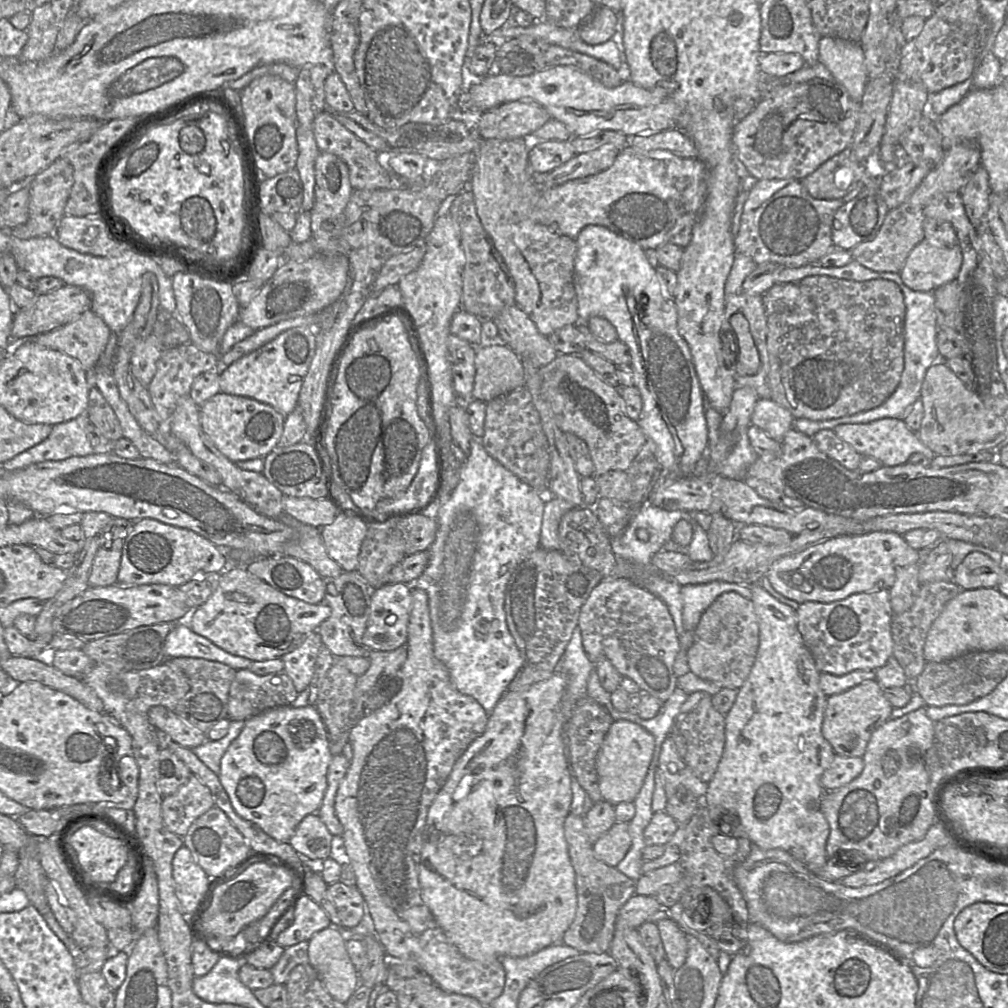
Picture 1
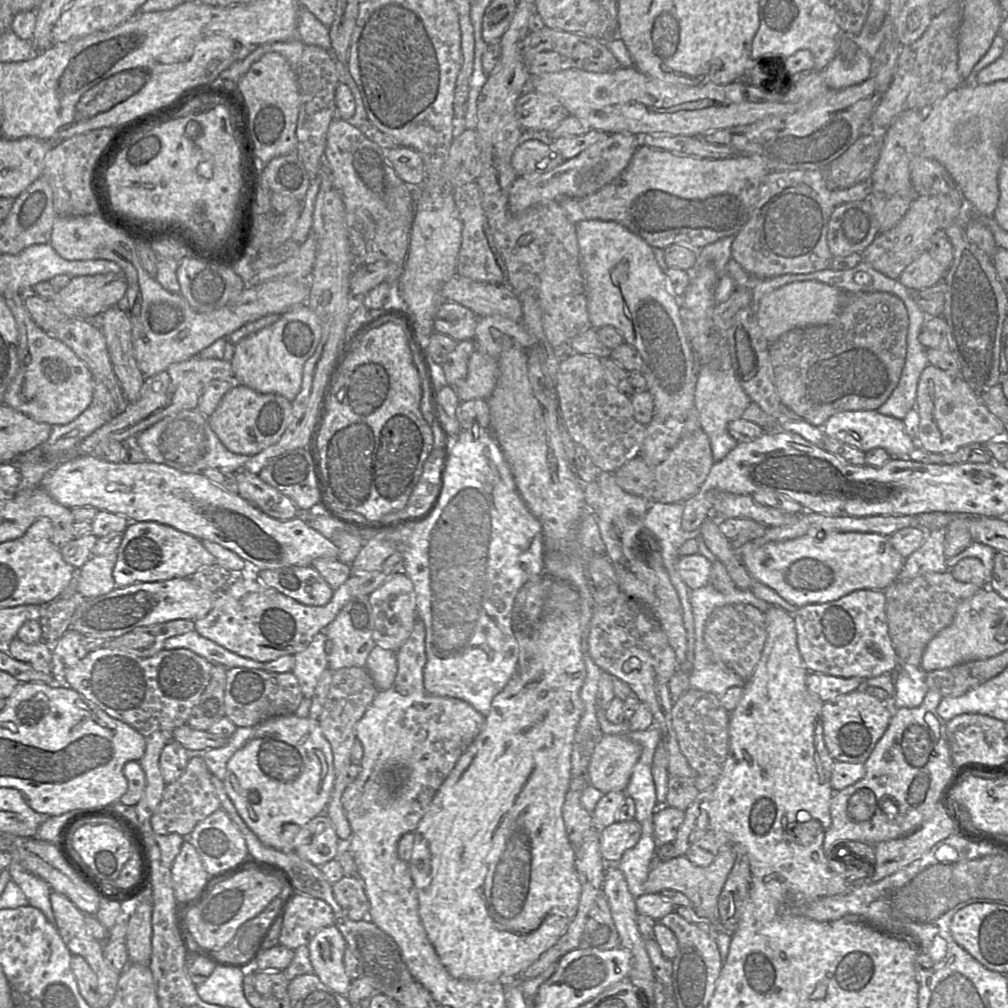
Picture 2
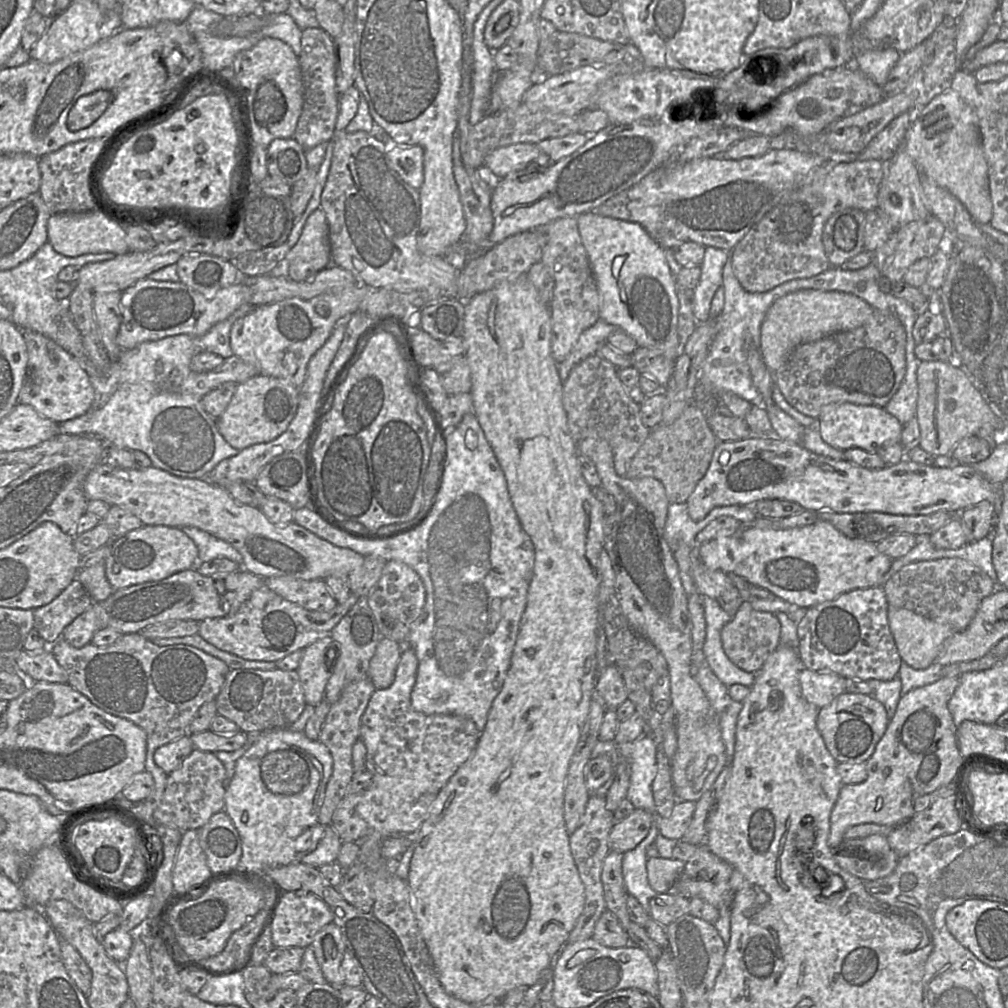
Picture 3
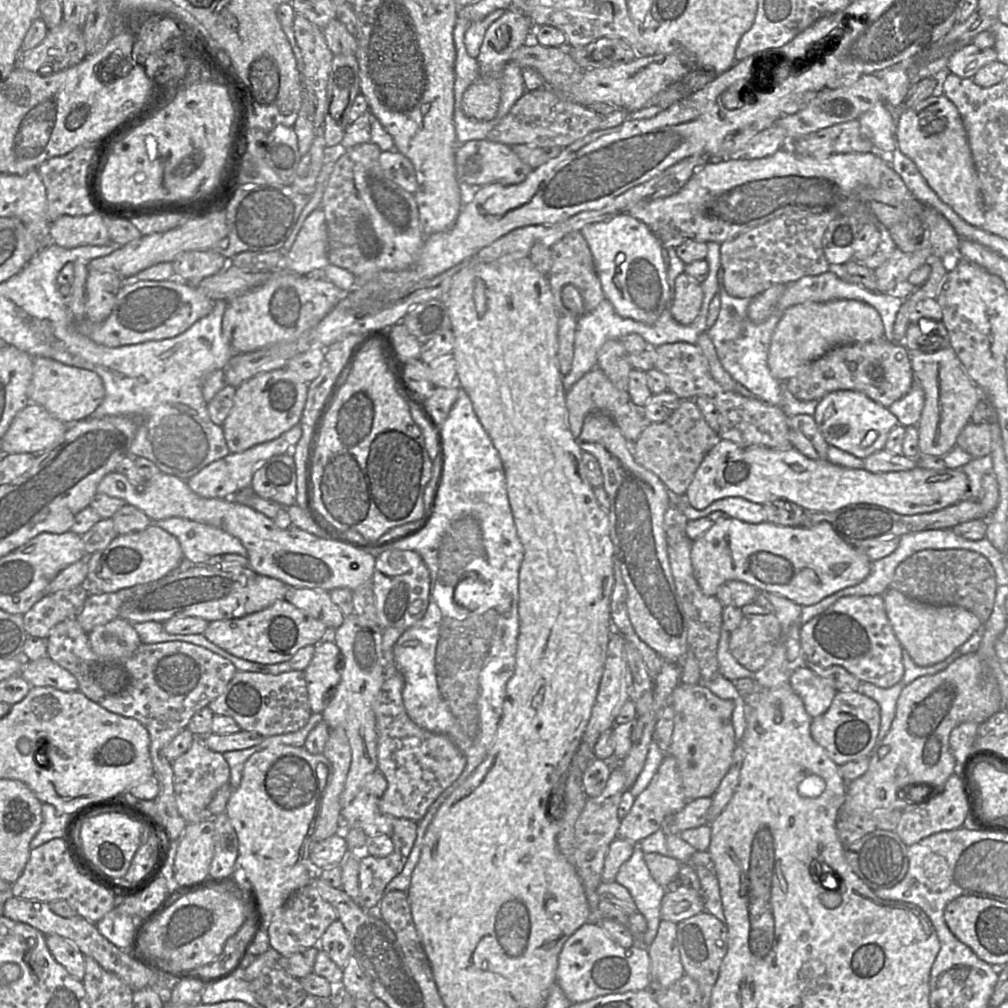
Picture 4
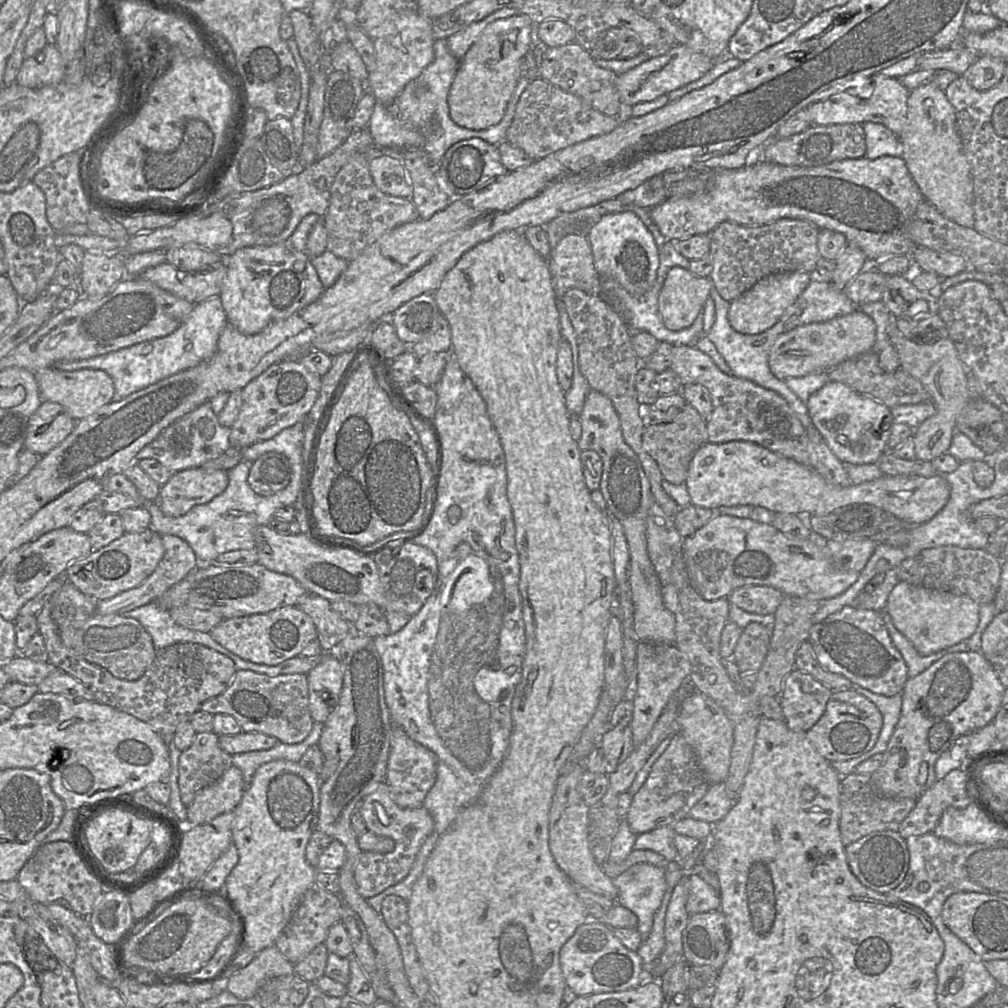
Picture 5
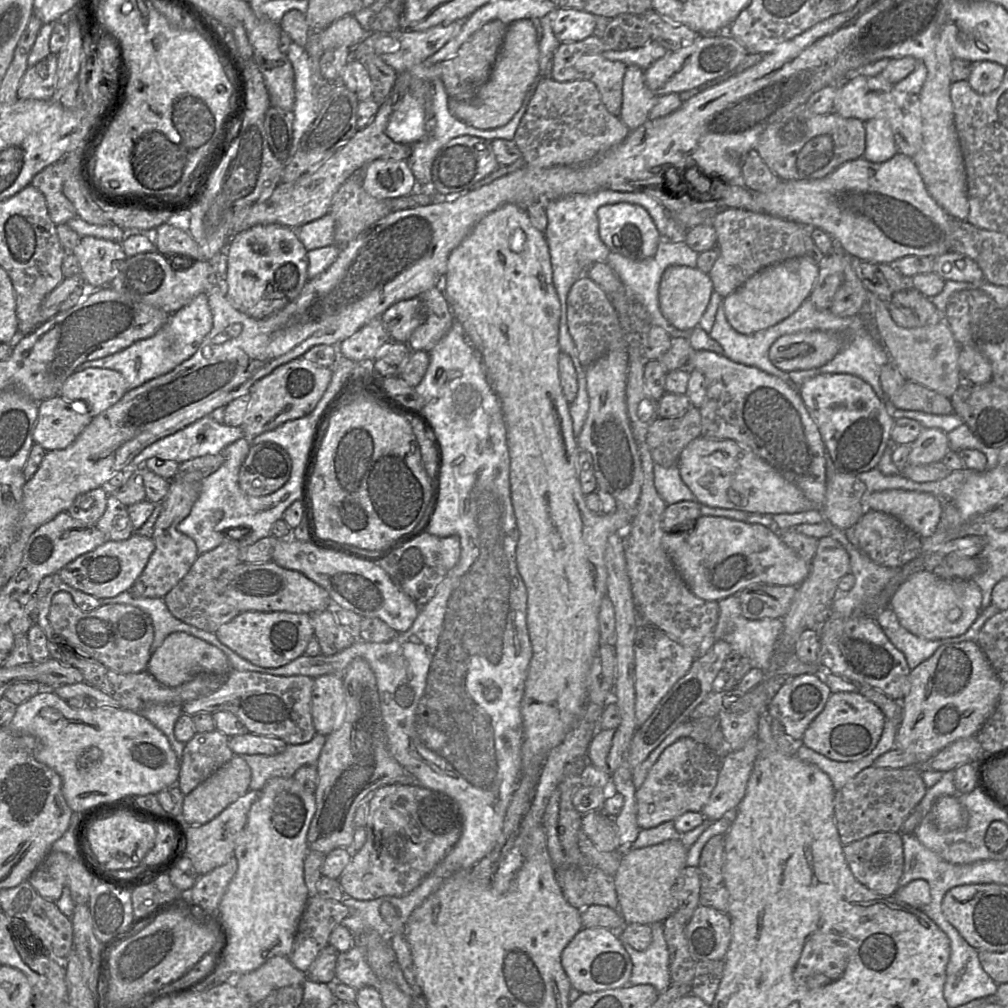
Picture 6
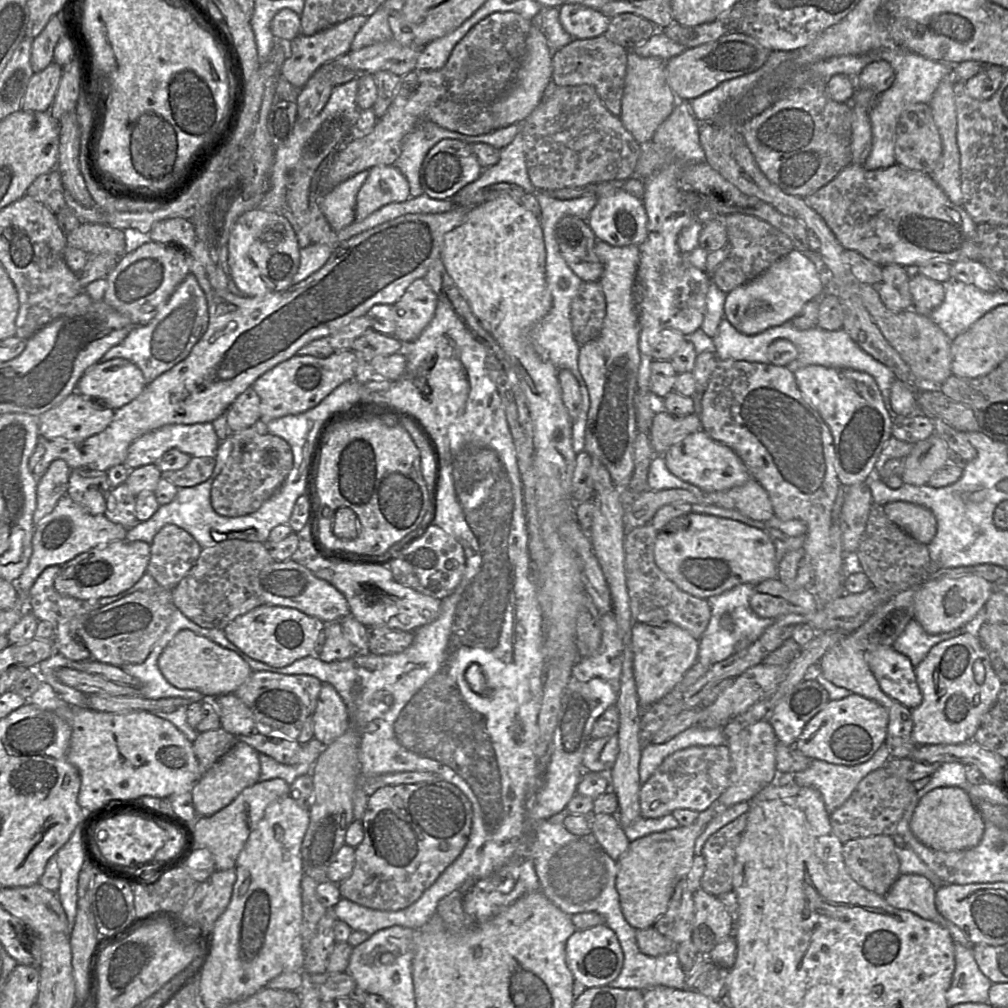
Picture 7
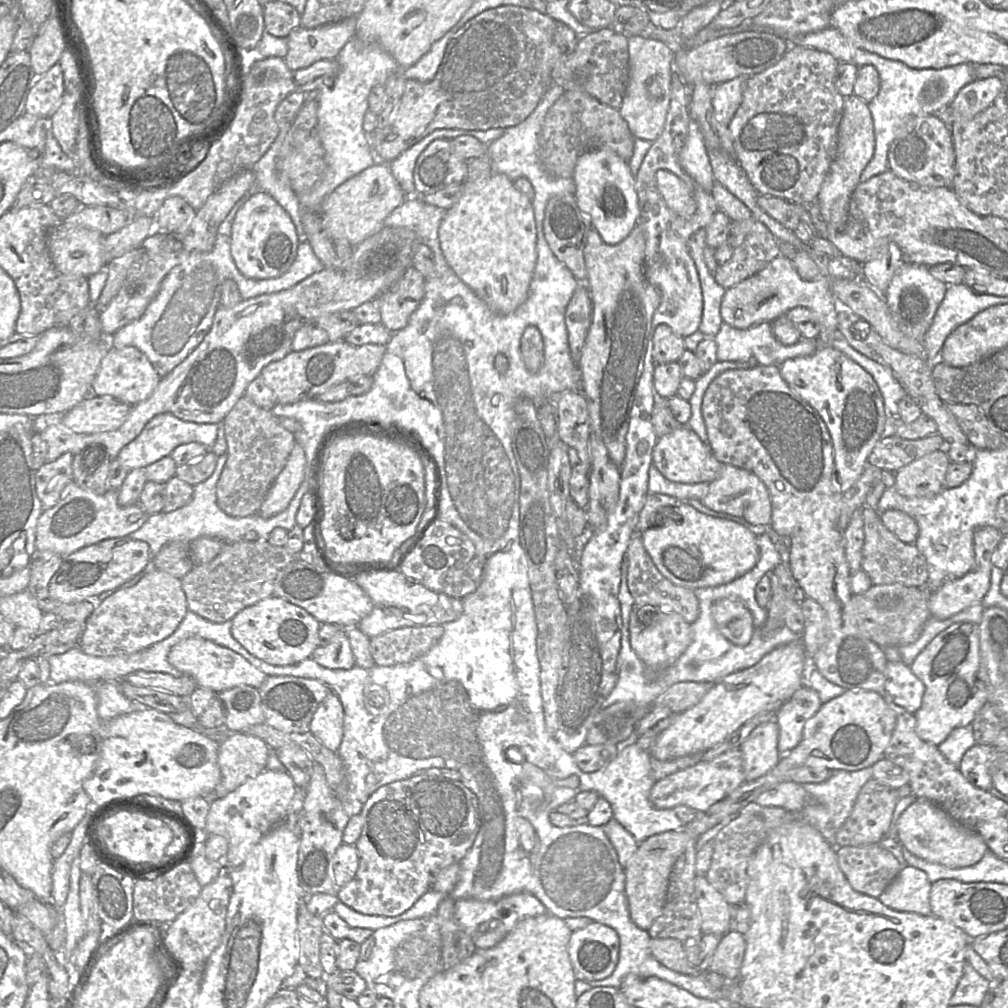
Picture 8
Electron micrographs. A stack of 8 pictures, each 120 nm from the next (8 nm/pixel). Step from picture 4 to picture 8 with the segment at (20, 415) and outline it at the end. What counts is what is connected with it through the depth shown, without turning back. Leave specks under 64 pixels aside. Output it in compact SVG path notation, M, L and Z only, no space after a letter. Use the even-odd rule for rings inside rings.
M90 395L61 415L60 422L76 433L114 431L125 422L131 407L111 396Z

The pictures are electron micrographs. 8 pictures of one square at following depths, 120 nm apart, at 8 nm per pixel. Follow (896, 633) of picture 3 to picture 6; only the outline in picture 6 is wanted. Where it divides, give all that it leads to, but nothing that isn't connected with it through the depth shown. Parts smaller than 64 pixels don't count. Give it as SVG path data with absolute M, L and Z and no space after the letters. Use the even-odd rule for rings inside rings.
M920 571L908 577L889 605L901 626L910 633L927 640L939 640L964 634L978 618L981 603L982 593L973 579L945 579Z

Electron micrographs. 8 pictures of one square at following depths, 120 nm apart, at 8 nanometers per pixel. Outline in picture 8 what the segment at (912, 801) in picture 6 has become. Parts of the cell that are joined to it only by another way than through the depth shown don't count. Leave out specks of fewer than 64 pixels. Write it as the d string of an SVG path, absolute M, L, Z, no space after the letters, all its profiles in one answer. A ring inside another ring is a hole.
M869 779L861 788L853 809L835 836L835 847L879 844L887 833L894 809L900 799L898 791Z

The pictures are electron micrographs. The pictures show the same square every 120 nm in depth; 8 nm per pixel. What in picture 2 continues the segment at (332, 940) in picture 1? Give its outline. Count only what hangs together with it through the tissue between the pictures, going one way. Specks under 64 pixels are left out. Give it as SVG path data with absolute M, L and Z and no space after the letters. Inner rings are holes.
M336 926L322 928L308 944L309 957L314 973L327 987L346 995L351 979L343 963L347 944Z

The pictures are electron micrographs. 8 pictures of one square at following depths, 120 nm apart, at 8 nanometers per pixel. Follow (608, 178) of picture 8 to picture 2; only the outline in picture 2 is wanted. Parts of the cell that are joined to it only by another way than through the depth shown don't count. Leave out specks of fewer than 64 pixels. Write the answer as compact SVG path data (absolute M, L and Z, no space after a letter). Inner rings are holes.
M583 220L575 224L575 231L591 327L614 327L639 352L643 360L640 372L653 397L656 417L681 420L684 433L701 428L694 404L694 351L680 317L679 298L671 291L652 247L612 221Z

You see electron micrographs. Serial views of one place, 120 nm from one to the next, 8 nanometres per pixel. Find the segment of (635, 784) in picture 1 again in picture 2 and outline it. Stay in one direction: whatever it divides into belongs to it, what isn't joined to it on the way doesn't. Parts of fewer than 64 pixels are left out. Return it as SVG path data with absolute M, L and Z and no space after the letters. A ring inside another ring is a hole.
M603 734L597 741L587 766L587 783L606 794L624 792L632 770L642 753L637 742Z

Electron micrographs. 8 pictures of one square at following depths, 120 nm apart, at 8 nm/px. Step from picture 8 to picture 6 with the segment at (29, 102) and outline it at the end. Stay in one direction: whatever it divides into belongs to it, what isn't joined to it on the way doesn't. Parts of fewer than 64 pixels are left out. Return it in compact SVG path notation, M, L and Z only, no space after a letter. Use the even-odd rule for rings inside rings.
M50 53L36 65L28 67L21 79L18 99L49 100L57 97L58 57Z

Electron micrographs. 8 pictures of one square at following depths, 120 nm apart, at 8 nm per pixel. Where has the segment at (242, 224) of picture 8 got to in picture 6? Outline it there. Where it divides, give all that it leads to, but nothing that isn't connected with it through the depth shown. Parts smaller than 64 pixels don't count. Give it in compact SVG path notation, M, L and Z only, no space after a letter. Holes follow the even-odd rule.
M260 224L234 235L227 245L223 290L231 304L244 314L263 319L296 299L308 281L307 250L295 229Z

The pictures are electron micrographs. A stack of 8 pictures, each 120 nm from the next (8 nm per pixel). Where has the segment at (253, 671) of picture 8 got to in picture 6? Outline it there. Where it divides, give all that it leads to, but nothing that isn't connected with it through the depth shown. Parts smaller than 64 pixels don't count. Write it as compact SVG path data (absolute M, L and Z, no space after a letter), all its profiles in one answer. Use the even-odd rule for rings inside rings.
M174 632L151 655L146 670L161 684L177 687L197 674L226 676L232 669L228 657L216 646L186 632Z

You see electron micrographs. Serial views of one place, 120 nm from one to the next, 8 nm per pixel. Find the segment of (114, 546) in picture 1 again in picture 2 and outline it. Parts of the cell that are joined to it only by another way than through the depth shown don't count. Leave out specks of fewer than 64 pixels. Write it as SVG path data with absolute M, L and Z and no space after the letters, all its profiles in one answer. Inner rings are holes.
M117 551L101 556L91 556L76 569L77 592L84 598L105 595L117 588L112 571Z

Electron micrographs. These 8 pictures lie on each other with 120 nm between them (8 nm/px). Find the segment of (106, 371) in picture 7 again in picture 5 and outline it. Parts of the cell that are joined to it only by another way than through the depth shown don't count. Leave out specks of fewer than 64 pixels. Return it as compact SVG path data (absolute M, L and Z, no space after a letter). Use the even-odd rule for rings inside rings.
M49 367L37 371L35 374L43 400L62 405L77 422L93 415L97 410L113 401L114 383L109 374L103 370L62 371Z

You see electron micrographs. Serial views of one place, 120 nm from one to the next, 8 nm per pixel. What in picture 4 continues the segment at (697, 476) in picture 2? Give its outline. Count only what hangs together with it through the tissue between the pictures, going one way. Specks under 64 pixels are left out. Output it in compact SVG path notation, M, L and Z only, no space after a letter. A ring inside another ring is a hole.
M684 400L667 419L650 423L642 431L633 444L633 456L638 464L654 473L669 491L685 495L701 462L718 441L717 433L708 425L694 400Z

